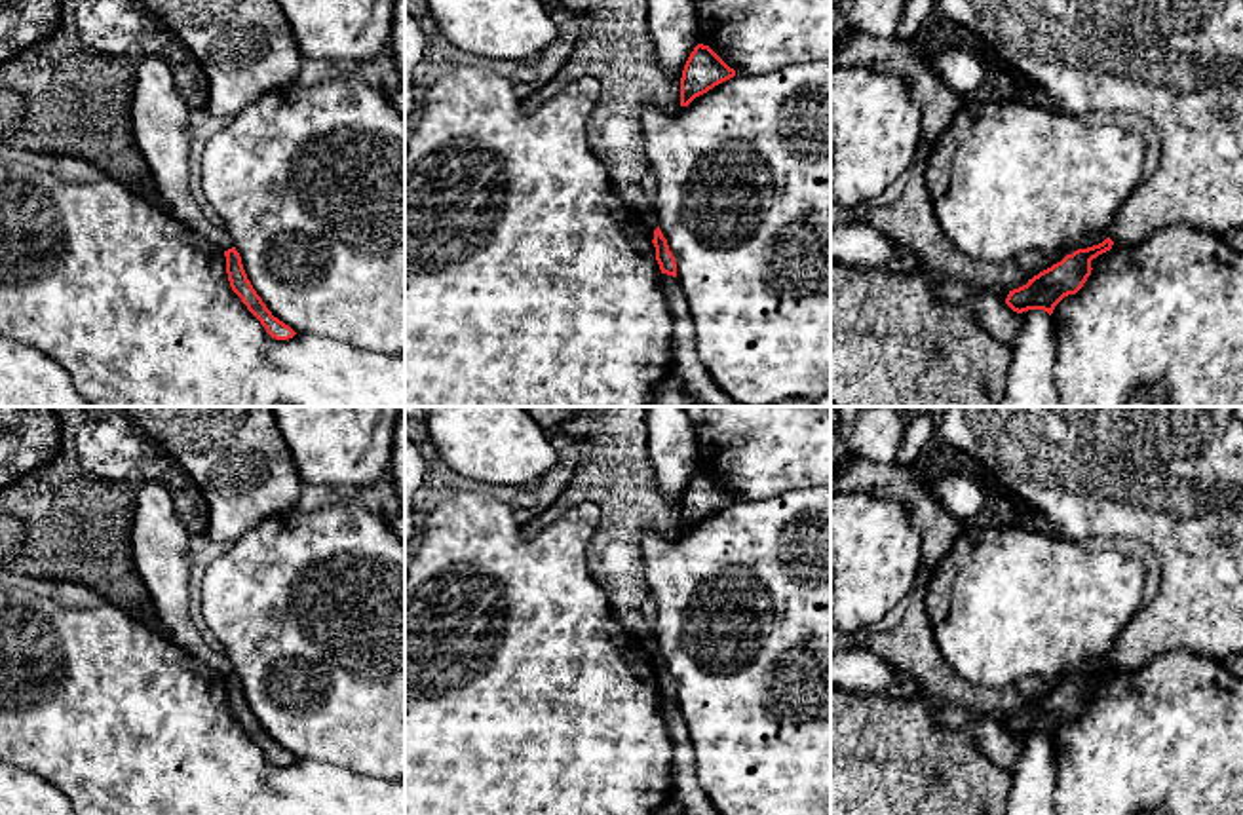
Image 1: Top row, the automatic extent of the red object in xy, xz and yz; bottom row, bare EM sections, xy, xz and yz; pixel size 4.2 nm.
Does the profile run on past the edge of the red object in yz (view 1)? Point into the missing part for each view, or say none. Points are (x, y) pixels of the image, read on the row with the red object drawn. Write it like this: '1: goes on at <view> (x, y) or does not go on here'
1: does not go on here

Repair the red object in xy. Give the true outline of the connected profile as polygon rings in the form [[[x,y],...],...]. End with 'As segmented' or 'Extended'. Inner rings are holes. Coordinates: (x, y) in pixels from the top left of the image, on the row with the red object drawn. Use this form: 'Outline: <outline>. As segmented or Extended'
Outline: [[[236,247],[224,251],[224,256],[226,256],[226,274],[232,291],[241,298],[247,310],[260,321],[266,332],[276,340],[293,338],[296,332],[289,325],[274,317],[272,312],[262,302],[262,298],[253,289]]]. As segmented

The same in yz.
Outline: [[[1106,237],[1102,243],[1078,249],[1061,262],[1040,272],[1026,285],[1009,291],[1005,304],[1017,312],[1043,310],[1049,315],[1055,306],[1068,294],[1076,294],[1091,275],[1091,260],[1110,251],[1114,241]]]. As segmented

